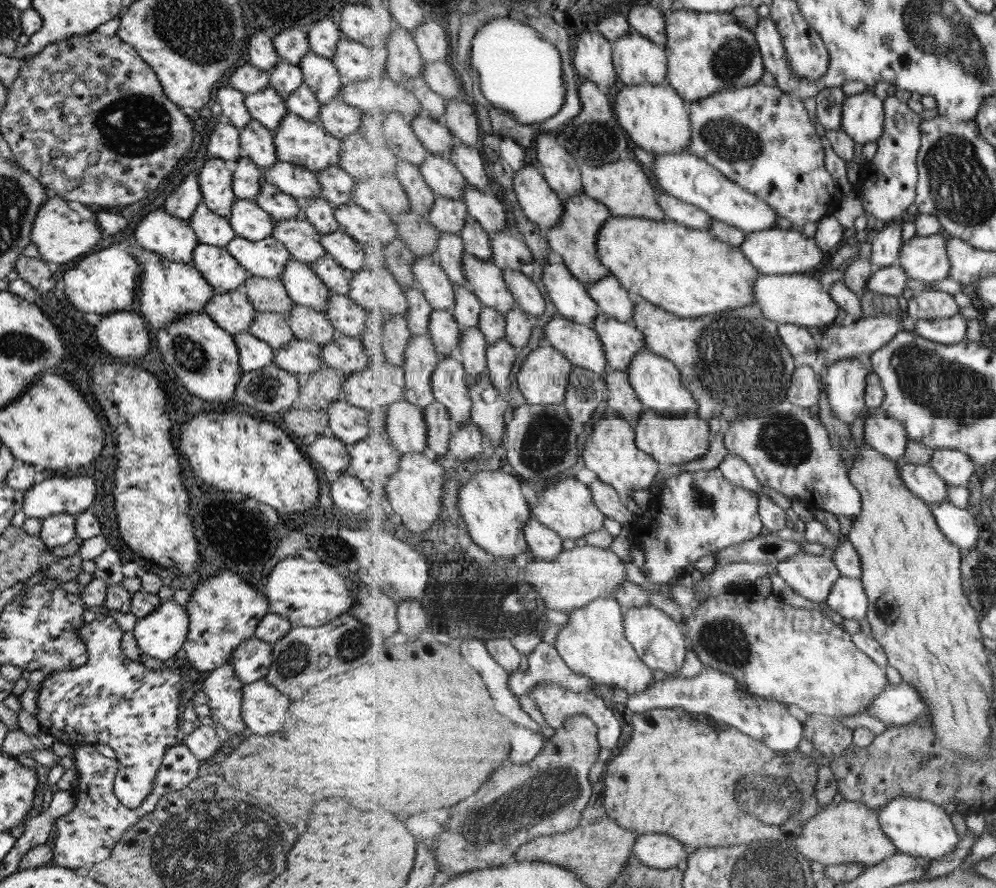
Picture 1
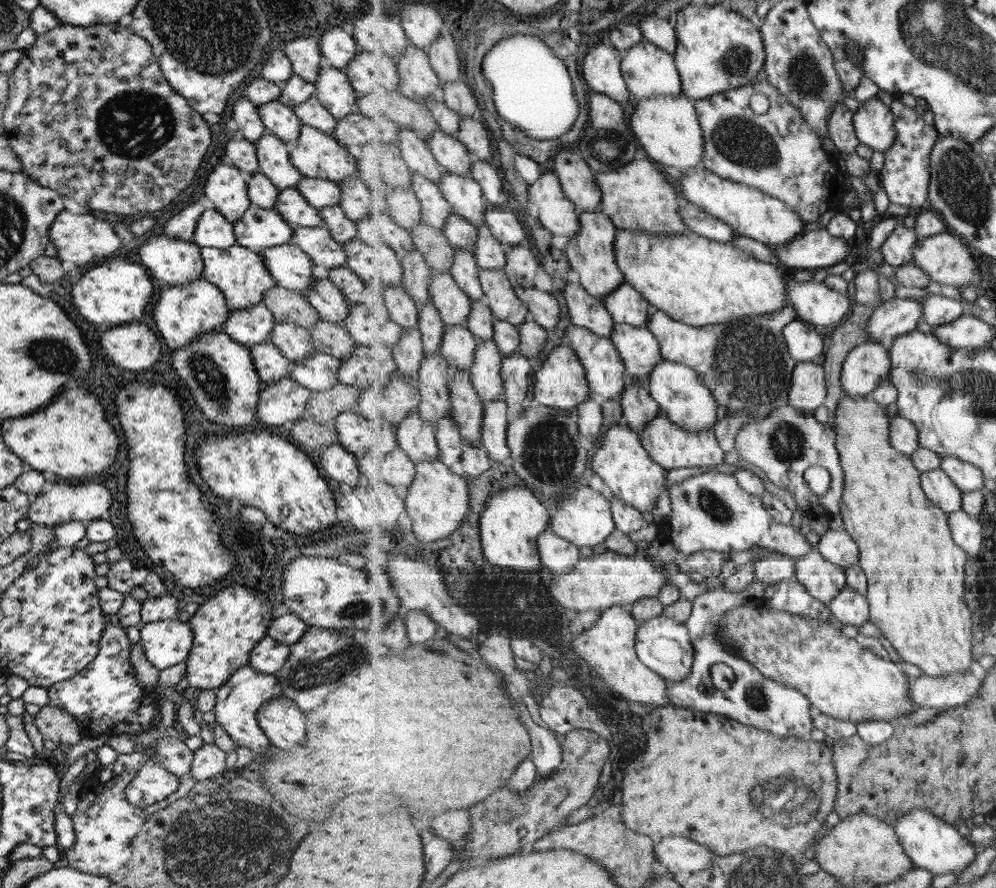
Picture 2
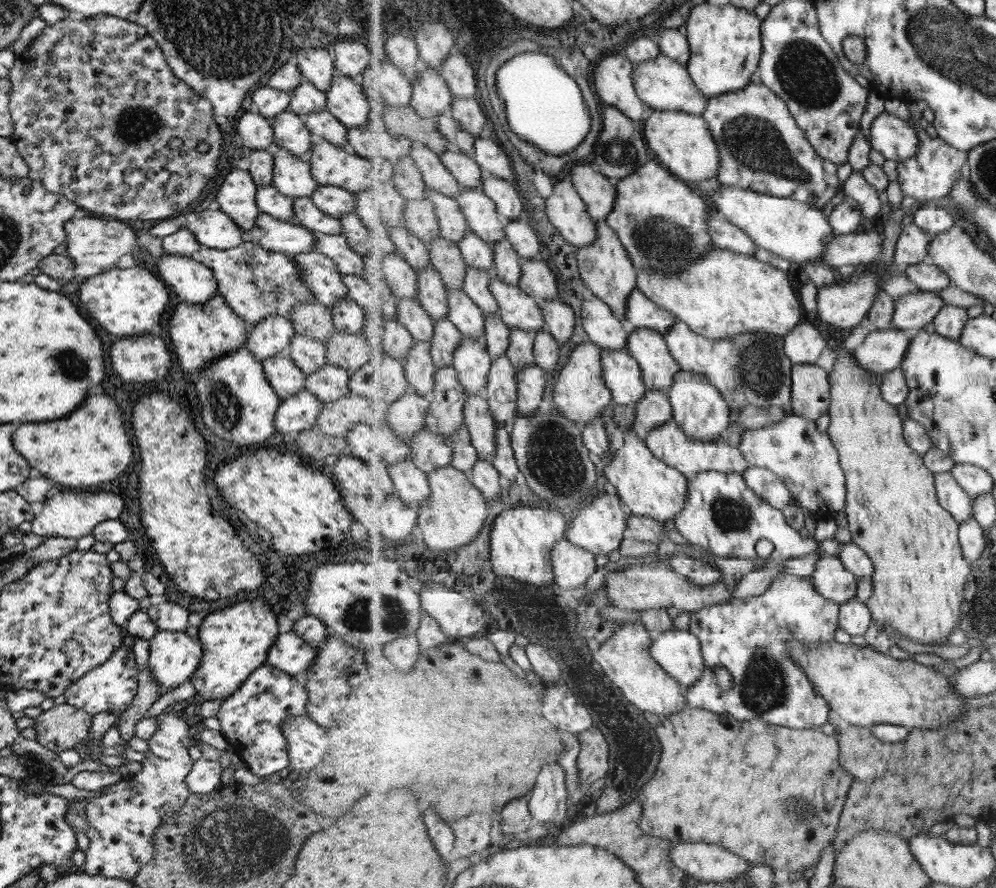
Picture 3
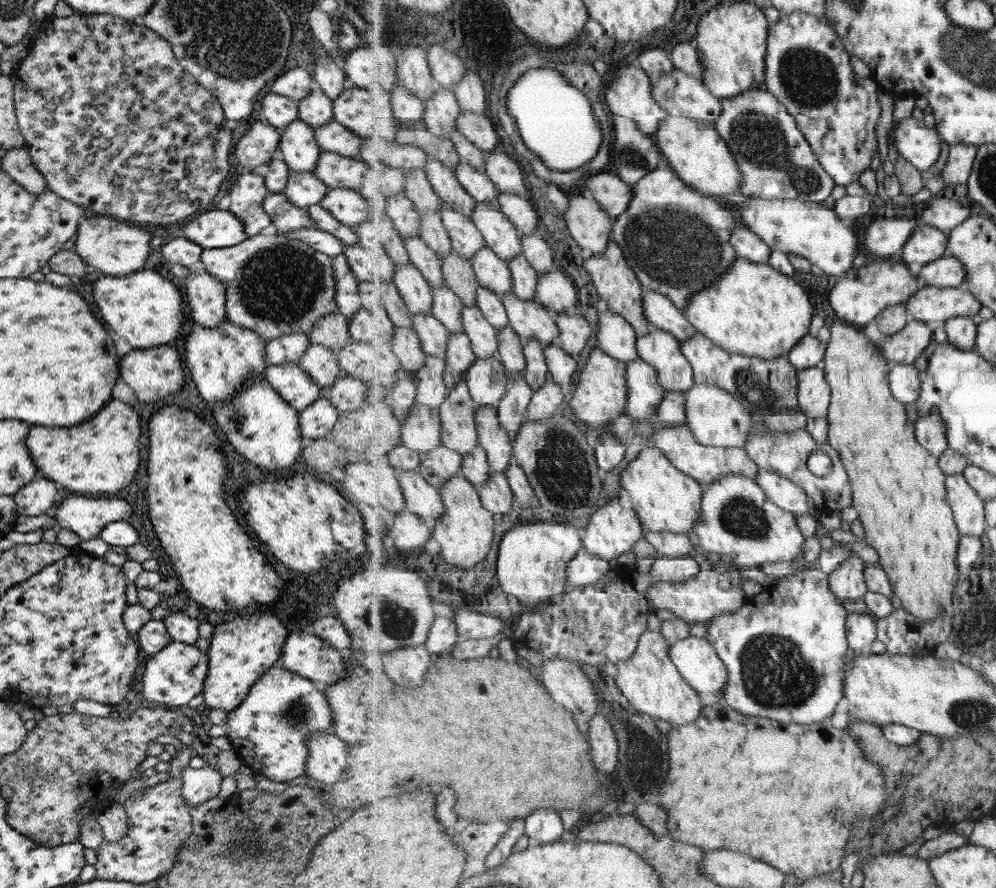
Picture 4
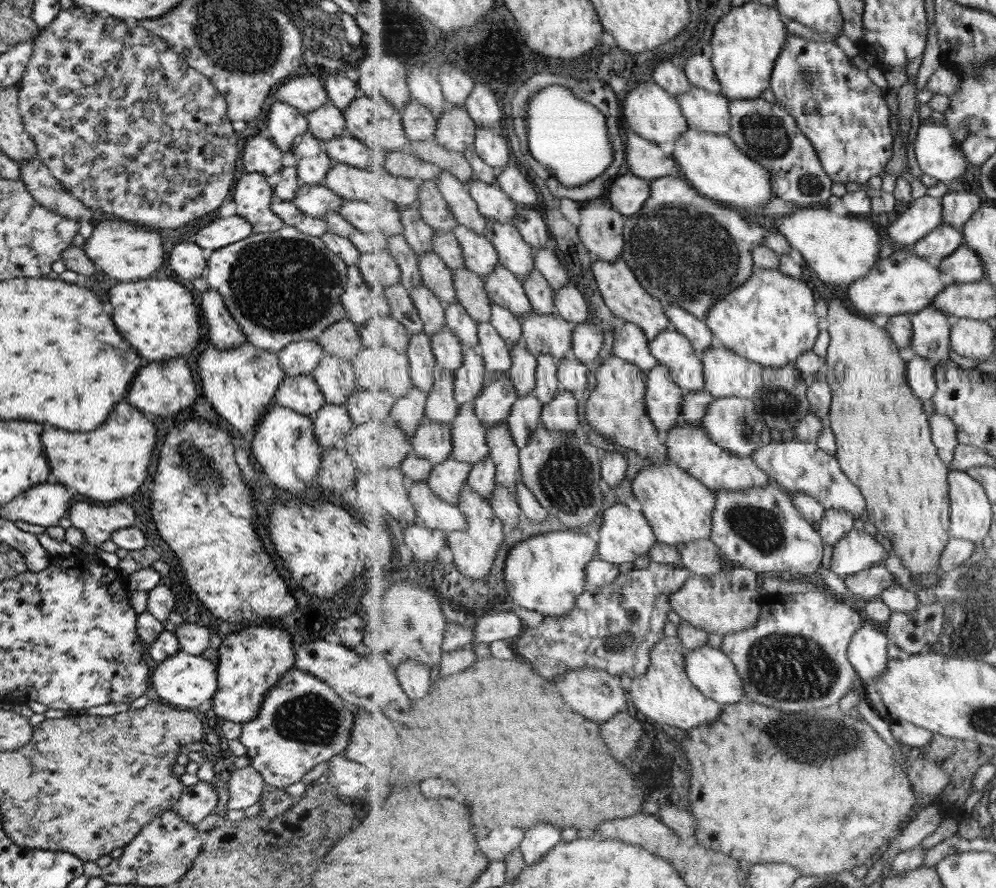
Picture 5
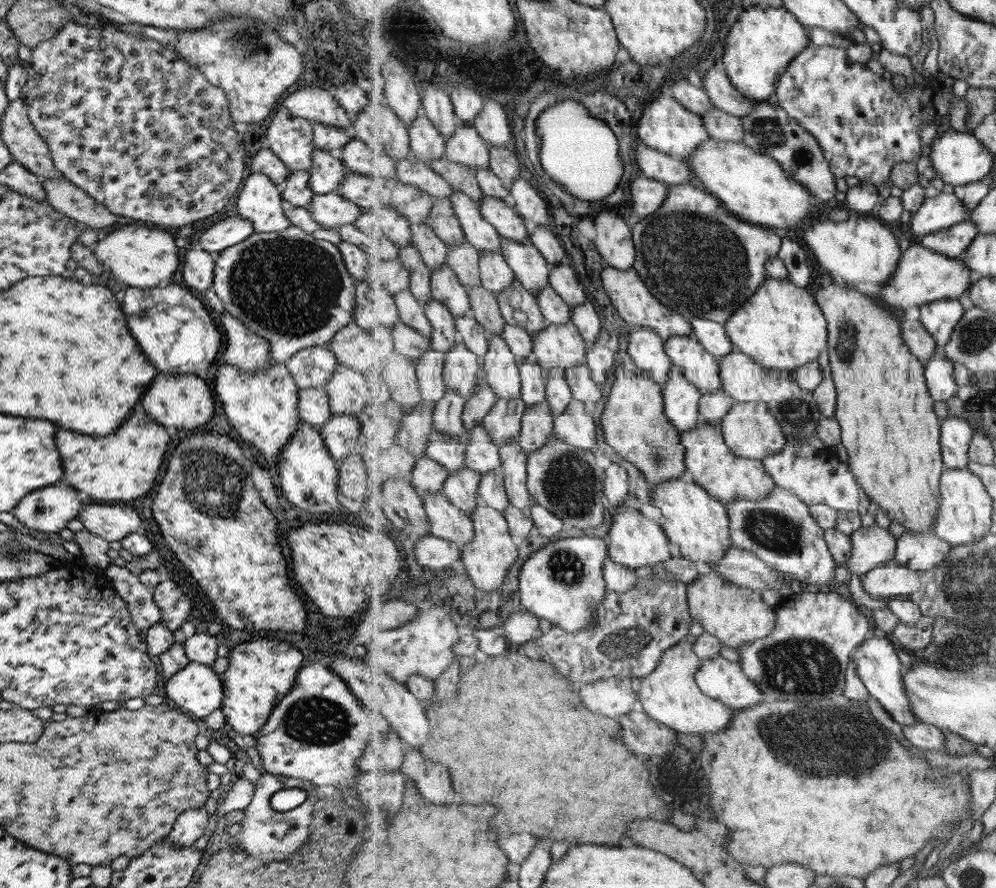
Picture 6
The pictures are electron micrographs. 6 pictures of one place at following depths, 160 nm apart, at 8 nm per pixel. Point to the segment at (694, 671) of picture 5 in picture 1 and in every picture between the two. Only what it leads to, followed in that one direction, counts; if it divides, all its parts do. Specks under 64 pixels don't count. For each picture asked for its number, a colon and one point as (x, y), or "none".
1: (659, 640)
2: (665, 645)
3: (679, 652)
4: (696, 658)

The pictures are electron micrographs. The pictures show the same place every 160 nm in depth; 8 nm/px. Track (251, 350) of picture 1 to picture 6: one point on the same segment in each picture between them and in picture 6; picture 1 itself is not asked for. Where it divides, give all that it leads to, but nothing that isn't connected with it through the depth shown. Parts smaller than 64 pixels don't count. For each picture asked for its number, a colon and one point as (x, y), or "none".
2: (269, 364)
3: (285, 378)
4: (290, 382)
5: (300, 393)
6: (312, 406)

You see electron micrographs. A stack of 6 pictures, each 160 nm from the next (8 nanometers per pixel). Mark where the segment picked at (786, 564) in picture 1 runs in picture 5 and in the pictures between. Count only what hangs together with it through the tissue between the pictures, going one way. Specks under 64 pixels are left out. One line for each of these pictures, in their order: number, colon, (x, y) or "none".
2: (824, 580)
3: (833, 580)
4: (847, 581)
5: (870, 583)

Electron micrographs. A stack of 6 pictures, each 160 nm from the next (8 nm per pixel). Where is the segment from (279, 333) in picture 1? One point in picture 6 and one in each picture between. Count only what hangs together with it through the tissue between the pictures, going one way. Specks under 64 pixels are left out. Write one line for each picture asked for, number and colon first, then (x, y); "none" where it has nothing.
2: (293, 342)
3: (307, 354)
4: (318, 362)
5: (334, 377)
6: (346, 390)

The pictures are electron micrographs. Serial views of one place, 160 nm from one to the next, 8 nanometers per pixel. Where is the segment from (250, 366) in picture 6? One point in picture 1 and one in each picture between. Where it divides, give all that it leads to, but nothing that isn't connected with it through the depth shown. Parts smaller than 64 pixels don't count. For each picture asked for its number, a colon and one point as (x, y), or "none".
1: (171, 238)
2: (175, 262)
3: (189, 279)
4: (204, 295)
5: (224, 333)

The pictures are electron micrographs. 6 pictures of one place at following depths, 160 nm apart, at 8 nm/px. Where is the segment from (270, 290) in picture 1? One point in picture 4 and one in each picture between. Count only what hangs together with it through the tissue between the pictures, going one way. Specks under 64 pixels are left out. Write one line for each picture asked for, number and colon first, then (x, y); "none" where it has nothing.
2: (284, 305)
3: (313, 320)
4: (330, 331)

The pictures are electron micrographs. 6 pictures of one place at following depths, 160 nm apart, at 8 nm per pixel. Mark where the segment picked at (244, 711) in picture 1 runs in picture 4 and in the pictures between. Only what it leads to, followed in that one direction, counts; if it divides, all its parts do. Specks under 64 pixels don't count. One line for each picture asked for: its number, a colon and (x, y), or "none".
2: (281, 721)
3: (305, 741)
4: (325, 752)

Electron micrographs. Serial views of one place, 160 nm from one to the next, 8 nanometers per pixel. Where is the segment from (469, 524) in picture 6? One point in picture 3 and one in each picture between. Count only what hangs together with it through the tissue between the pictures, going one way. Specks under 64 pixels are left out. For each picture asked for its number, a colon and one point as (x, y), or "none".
3: (413, 485)
4: (422, 498)
5: (433, 511)

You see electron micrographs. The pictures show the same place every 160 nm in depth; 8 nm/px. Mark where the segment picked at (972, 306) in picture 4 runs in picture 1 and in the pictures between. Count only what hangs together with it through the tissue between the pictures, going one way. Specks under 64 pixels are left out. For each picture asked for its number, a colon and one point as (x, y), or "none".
1: (860, 340)
2: (896, 317)
3: (913, 311)

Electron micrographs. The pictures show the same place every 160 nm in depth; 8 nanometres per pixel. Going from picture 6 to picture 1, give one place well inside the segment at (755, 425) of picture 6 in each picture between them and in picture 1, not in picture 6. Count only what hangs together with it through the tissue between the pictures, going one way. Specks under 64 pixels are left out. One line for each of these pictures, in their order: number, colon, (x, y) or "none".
1: (656, 380)
2: (688, 402)
3: (699, 407)
4: (717, 418)
5: (735, 423)

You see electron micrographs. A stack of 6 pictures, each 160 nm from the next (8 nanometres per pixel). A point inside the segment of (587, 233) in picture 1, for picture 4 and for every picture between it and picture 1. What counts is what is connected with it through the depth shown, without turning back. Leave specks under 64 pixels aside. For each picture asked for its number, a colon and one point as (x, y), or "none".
2: (591, 254)
3: (607, 269)
4: (616, 283)

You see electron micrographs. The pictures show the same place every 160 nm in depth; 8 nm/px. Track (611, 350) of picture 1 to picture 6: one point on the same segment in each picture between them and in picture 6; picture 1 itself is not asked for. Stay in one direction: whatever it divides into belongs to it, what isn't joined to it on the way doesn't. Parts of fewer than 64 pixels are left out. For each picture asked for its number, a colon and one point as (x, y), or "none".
2: (640, 350)
3: (648, 346)
4: (661, 349)
5: (672, 348)
6: (702, 368)

